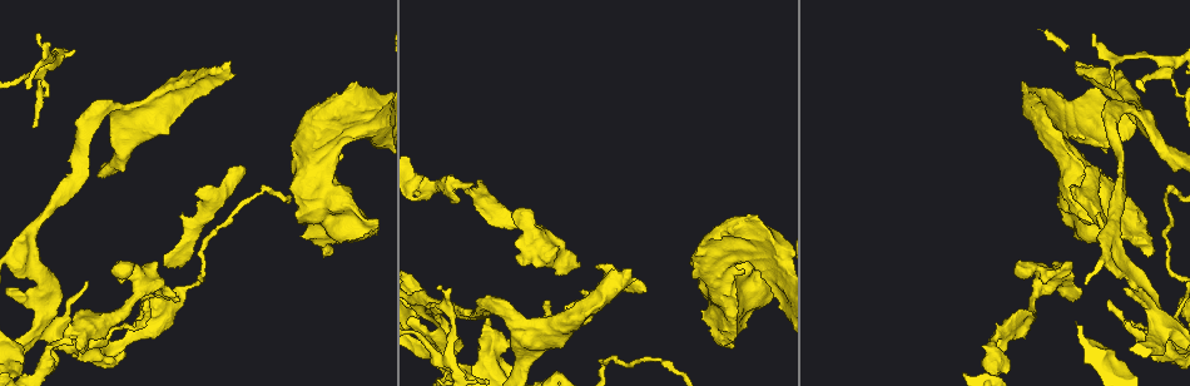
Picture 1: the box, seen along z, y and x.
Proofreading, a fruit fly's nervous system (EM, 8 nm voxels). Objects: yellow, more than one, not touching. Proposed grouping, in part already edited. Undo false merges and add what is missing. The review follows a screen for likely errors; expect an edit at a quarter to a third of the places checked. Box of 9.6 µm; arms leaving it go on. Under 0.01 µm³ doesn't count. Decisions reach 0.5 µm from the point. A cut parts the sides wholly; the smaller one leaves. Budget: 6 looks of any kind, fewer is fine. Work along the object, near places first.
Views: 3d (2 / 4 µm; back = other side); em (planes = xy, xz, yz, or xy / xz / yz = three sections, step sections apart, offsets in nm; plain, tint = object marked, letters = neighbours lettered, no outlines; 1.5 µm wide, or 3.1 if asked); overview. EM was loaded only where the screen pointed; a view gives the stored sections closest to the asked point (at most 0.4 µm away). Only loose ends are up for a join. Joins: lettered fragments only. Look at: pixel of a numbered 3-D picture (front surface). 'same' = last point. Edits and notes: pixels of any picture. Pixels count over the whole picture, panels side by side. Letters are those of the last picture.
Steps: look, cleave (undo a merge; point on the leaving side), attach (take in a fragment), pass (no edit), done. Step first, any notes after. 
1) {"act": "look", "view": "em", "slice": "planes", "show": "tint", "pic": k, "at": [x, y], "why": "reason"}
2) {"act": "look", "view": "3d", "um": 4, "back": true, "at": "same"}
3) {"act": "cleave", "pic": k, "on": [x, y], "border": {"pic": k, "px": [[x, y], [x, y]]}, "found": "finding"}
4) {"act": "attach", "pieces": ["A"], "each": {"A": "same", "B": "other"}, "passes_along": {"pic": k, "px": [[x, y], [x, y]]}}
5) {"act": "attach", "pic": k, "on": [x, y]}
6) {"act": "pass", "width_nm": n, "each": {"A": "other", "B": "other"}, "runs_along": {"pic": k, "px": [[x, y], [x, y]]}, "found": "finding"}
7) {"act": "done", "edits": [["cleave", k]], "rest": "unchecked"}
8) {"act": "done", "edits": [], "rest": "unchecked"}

{"act": "look", "view": "em", "slice": "xz", "step": 8, "show": "letters", "pic": 1, "at": [49, 64], "why": "sudden change in width"}

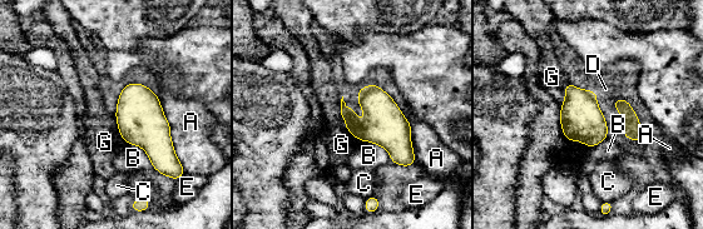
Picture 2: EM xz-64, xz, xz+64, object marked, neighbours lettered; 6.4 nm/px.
{"act": "pass", "each": {"A": "other", "B": "other", "C": "other", "D": "other", "E": "other", "G": "other"}, "border": {"pic": 2, "px": [[157, 95], [186, 172]]}, "found": "continuous, no second cell"}

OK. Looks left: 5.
{"act": "look", "view": "em", "slice": "planes", "show": "letters", "pic": 1, "at": [1054, 262], "why": "an open end"}

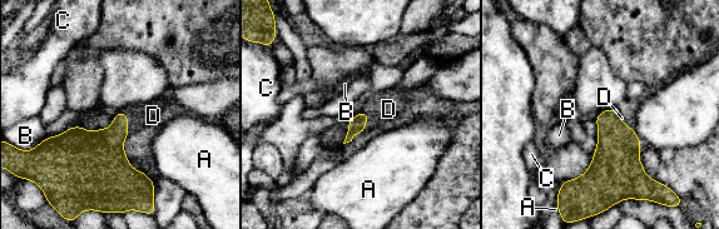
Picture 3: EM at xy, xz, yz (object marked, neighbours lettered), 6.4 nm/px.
{"act": "attach", "pieces": ["D"], "each": {"A": "other", "B": "other", "C": "other", "D": "same"}, "passes_along": {"pic": 3, "px": [[102, 150], [128, 122], [153, 115]]}, "found": "the cell continues"}

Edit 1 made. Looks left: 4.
{"act": "look", "view": "overview", "why": "see it whole again"}

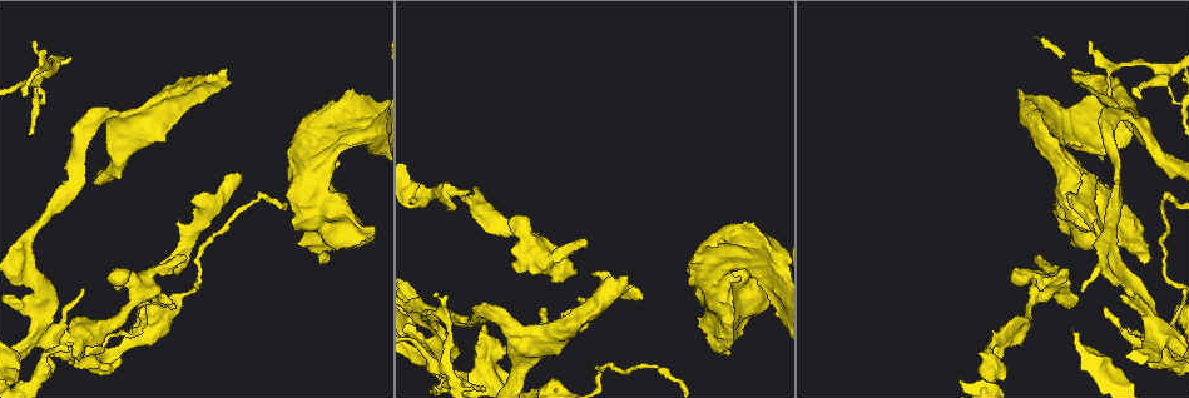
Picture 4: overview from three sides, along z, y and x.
{"act": "look", "view": "3d", "um": 2, "pic": 4, "at": [191, 202], "why": "an open end"}

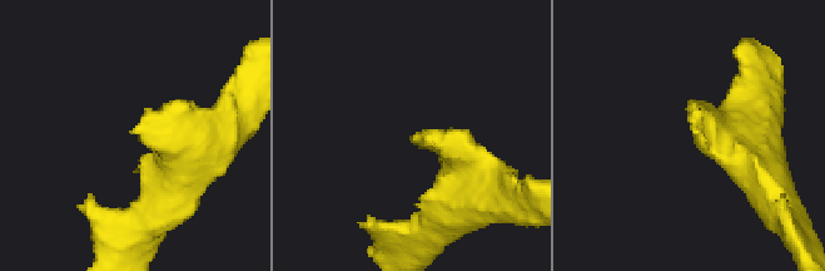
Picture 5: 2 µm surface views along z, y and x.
{"act": "look", "view": "em", "slice": "yz", "step": 4, "show": "letters", "pic": 5, "at": [695, 130]}

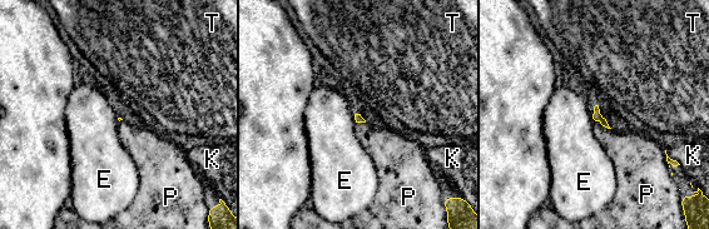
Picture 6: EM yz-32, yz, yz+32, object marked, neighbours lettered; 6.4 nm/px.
{"act": "look", "view": "em", "slice": "planes", "show": "letters", "at": "same", "why": "another direction"}

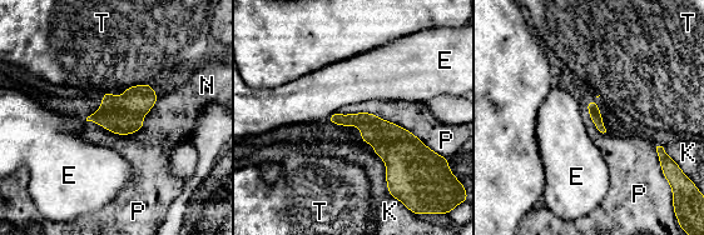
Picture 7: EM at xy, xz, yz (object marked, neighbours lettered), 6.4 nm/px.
{"act": "pass", "each": {"E": "other", "K": "other", "N": "other", "P": "other", "T": "other"}, "found": "none of them fits"}

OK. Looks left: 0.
{"act": "done", "edits": [["attach", 3]], "rest": "unchecked"}

